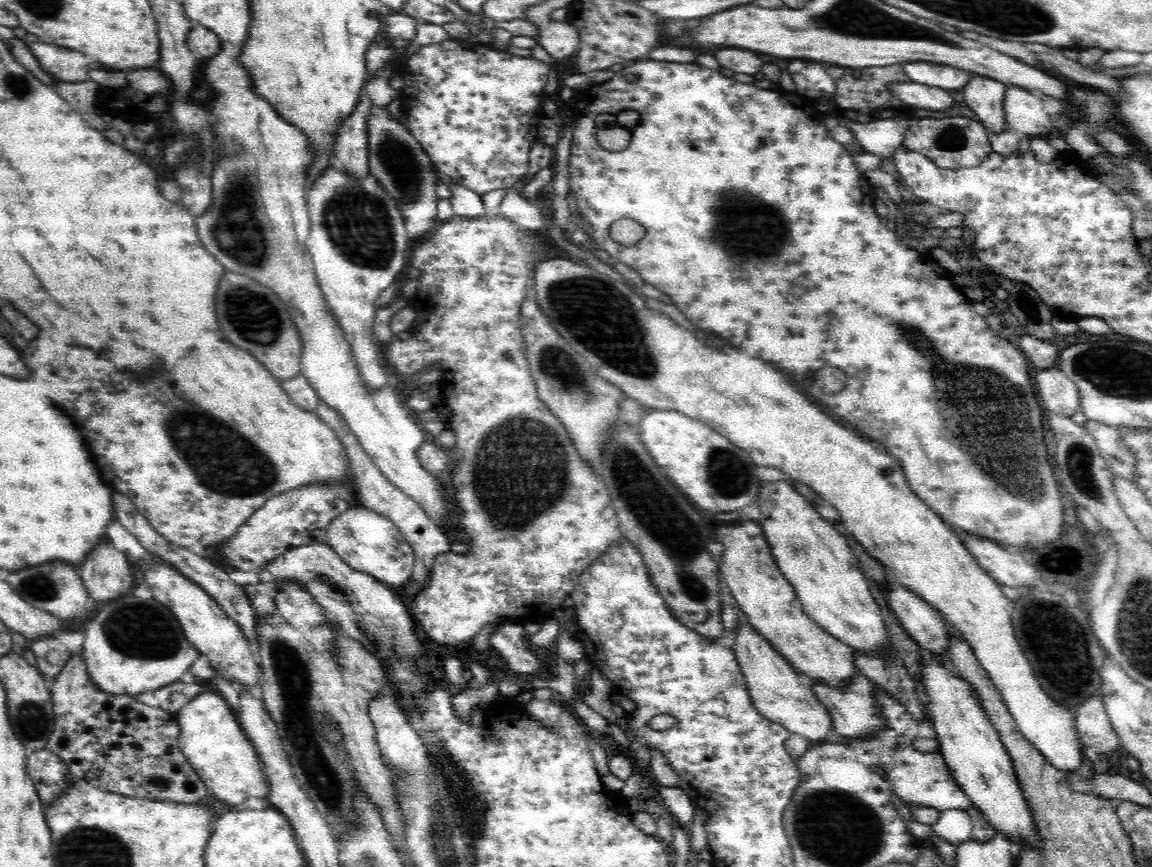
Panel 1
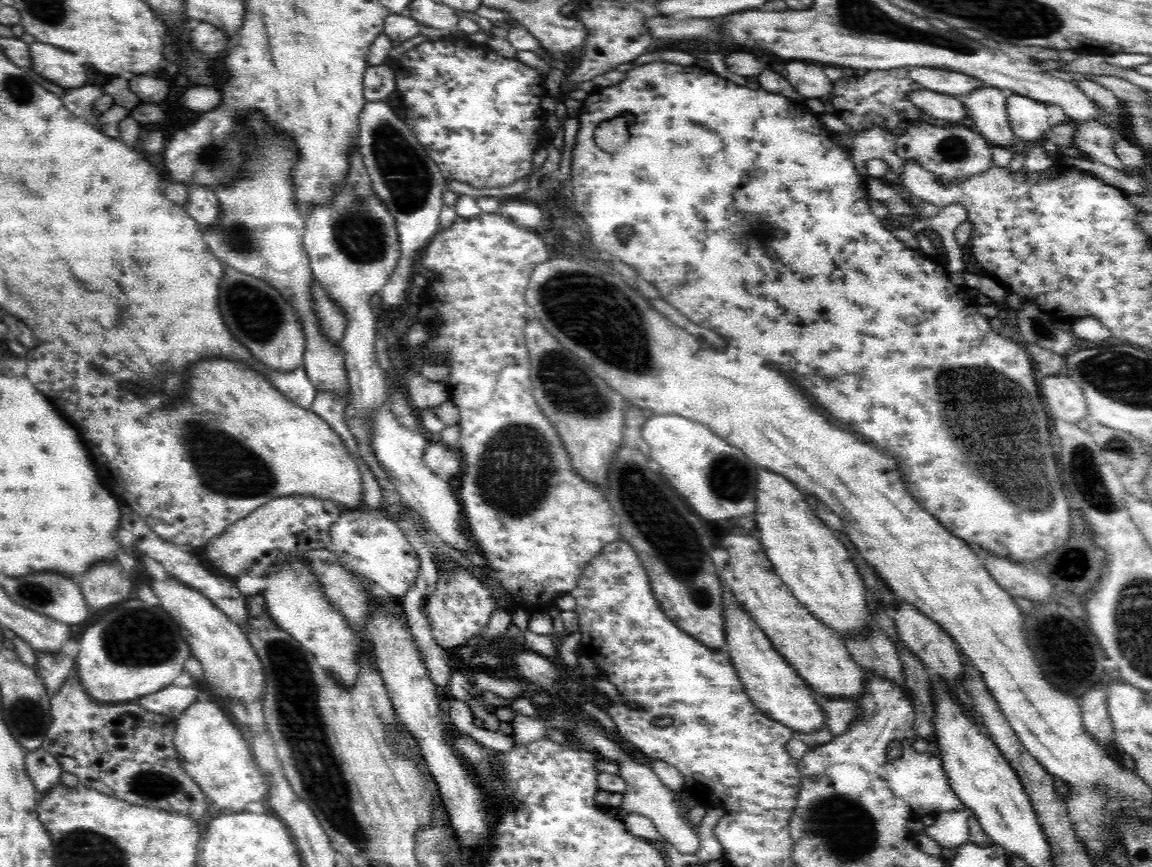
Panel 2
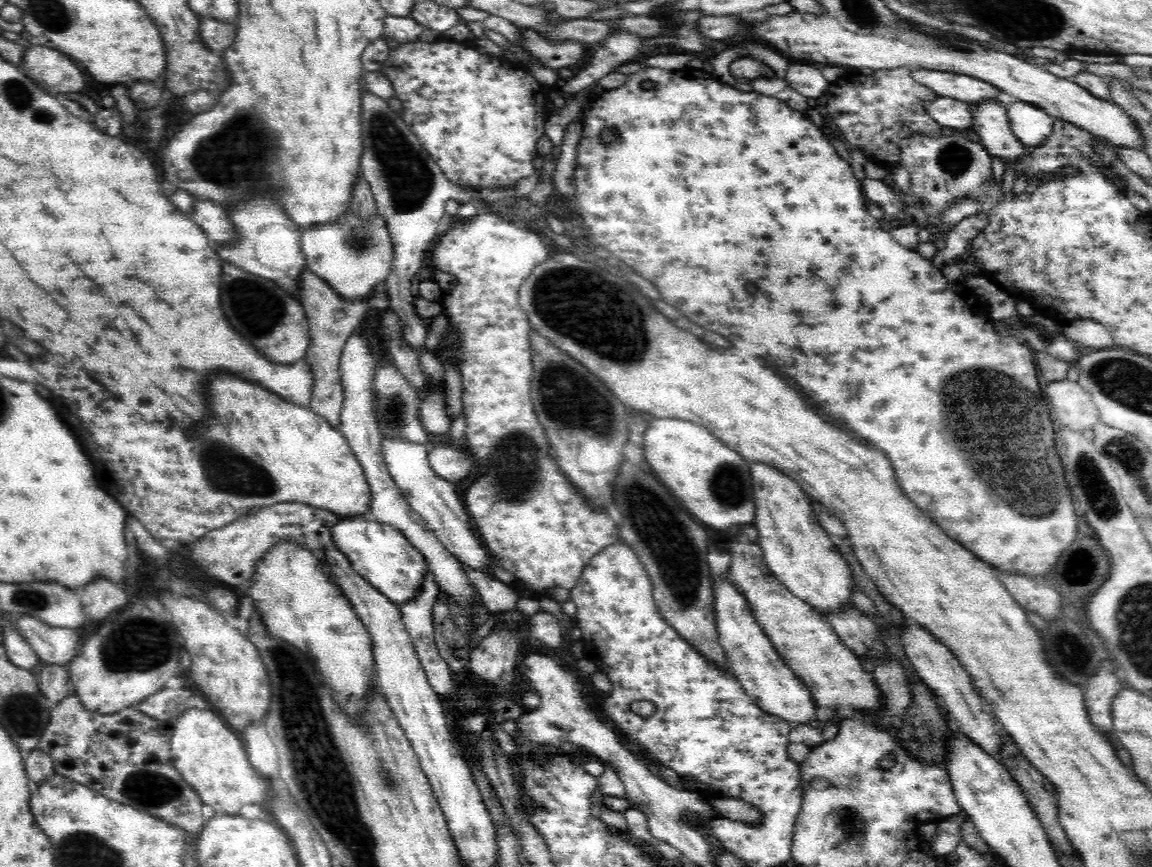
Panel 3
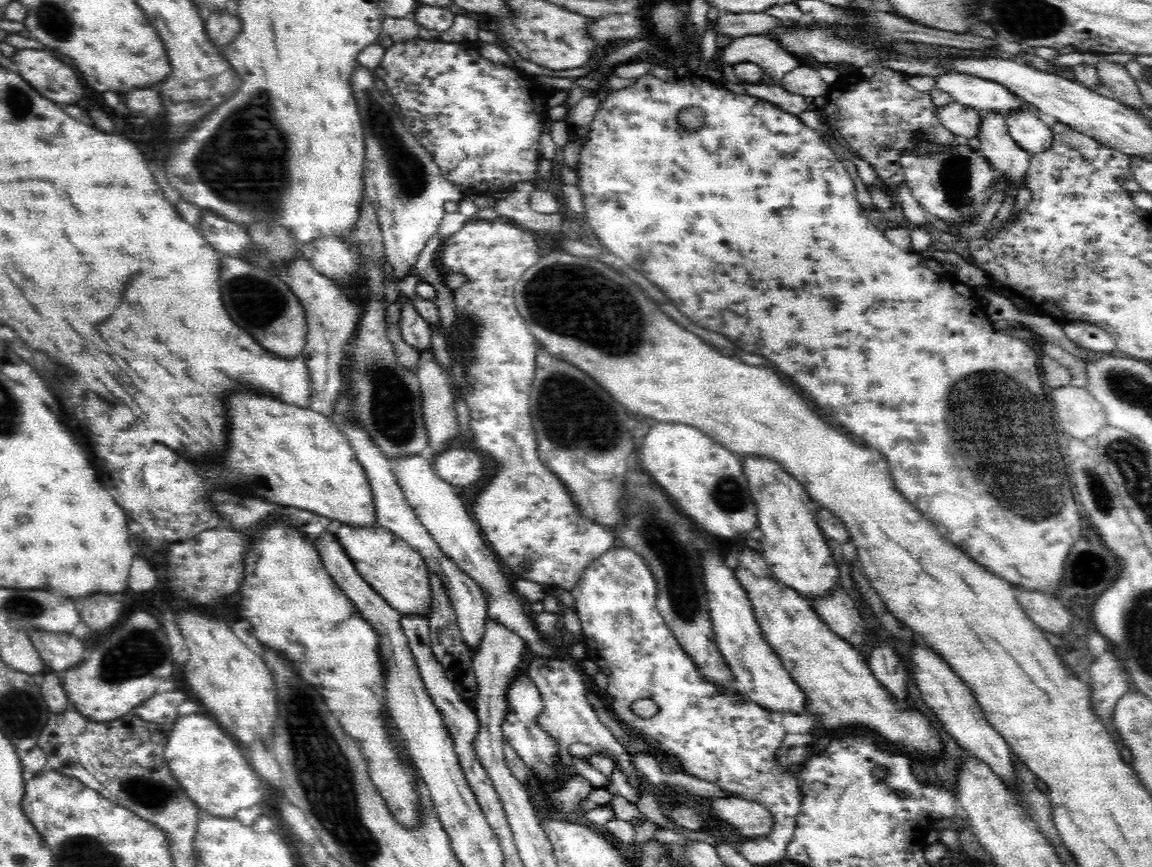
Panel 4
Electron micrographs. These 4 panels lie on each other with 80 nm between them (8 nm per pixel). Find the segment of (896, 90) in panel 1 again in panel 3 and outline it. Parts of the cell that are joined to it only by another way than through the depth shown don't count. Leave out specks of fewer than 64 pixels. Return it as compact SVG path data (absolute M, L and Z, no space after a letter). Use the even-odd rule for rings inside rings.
M938 95L938 98L934 98L934 102L928 102L924 109L941 126L954 130L965 132L971 128L972 122L974 122L970 104L954 98Z

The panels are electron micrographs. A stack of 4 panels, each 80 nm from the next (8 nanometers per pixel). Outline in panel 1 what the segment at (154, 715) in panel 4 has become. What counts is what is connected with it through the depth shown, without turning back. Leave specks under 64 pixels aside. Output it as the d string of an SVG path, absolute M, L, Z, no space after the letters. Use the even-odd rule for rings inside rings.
M174 682L174 684L163 686L158 690L138 694L134 698L144 704L176 714L182 705L190 702L194 696L198 696L200 690L202 690L202 686L198 686L198 684Z

